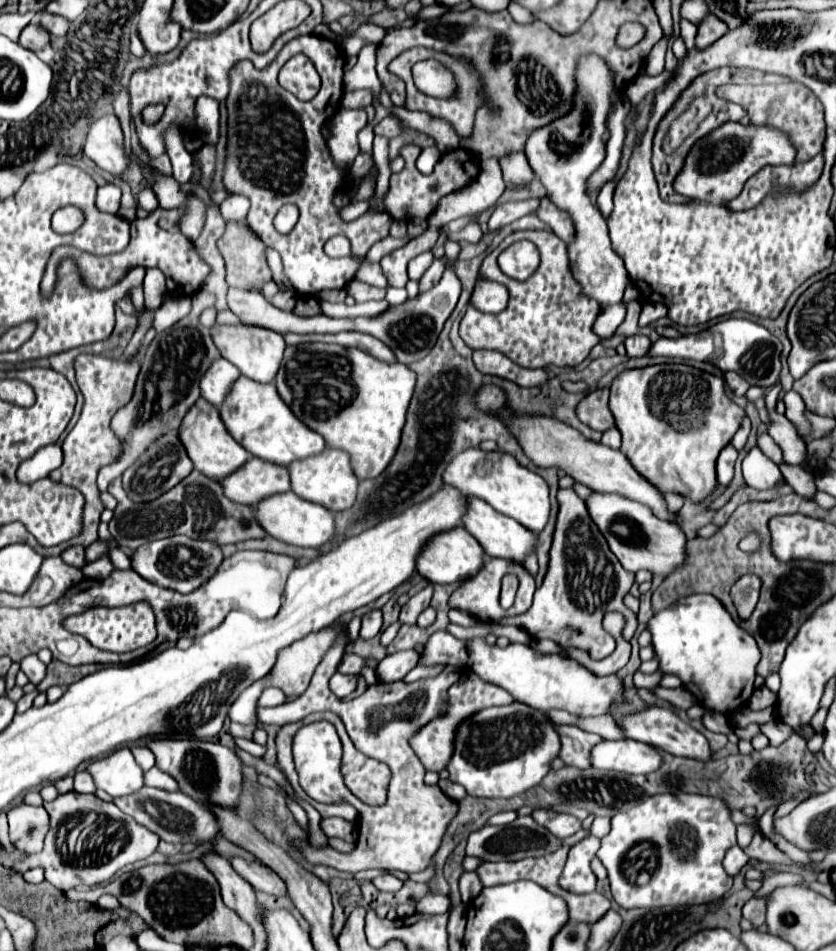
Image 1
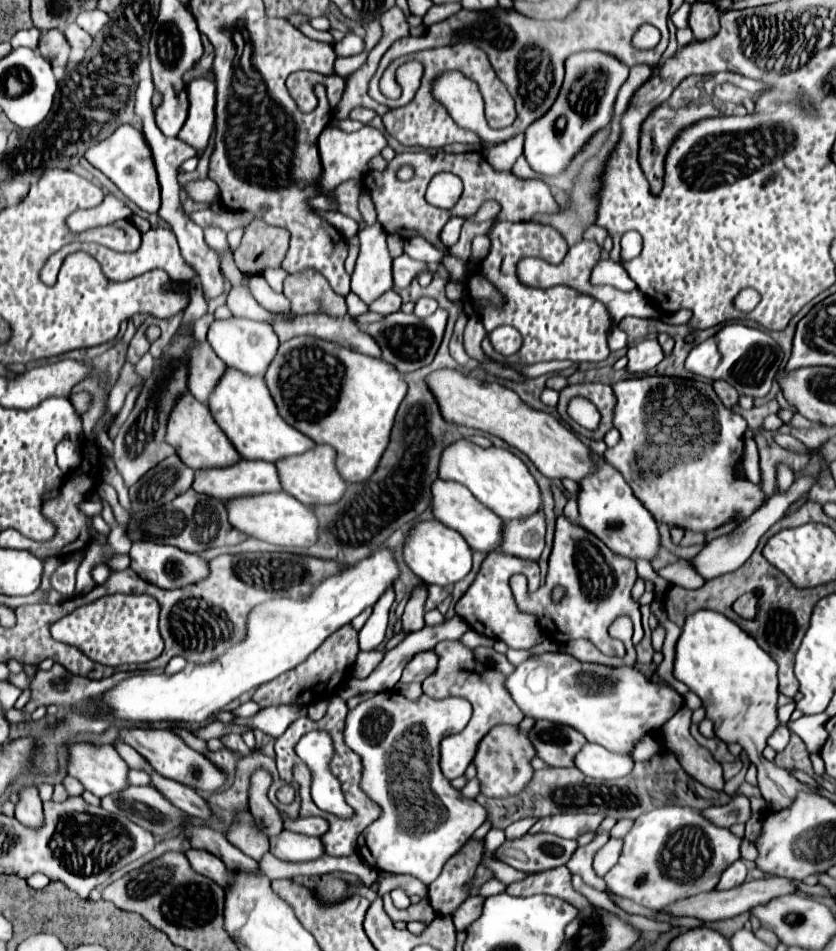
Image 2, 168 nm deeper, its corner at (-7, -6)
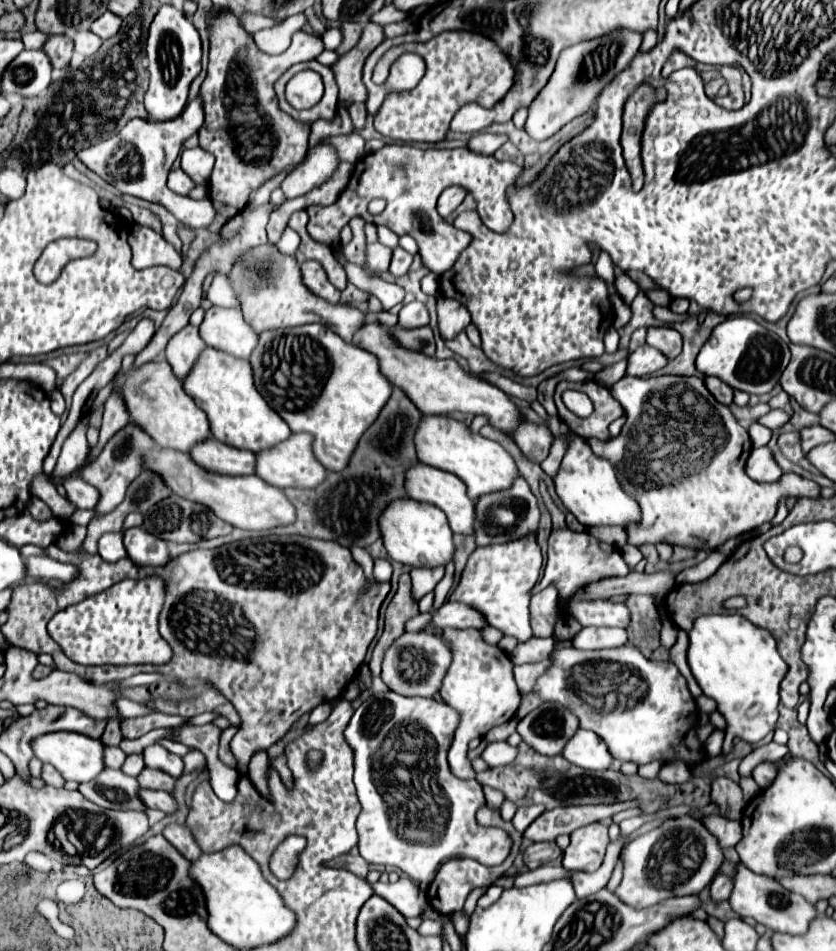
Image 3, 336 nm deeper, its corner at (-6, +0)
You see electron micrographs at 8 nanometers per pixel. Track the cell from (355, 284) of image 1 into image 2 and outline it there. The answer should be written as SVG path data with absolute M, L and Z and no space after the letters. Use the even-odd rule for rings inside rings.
M390 289L390 291L386 291L384 295L380 295L380 297L370 305L370 309L372 309L374 313L380 313L380 315L390 315L390 313L398 311L400 305L402 305L400 295L398 295L394 289Z

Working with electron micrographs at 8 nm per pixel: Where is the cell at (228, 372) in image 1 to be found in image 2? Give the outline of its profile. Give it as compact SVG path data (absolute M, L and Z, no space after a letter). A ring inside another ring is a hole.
M208 341L192 345L192 349L188 349L188 391L200 403L208 403L208 393L212 393L224 369L224 361L220 361Z

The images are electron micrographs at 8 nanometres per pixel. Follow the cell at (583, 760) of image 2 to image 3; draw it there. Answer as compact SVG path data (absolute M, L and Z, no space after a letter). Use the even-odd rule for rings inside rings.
M579 729L563 749L563 757L583 769L607 769L615 763L613 755L607 751L607 745L593 731Z

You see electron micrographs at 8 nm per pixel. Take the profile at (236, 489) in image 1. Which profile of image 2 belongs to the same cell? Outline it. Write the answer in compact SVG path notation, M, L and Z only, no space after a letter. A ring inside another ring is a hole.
M240 459L224 469L200 469L194 473L192 489L216 499L282 491L274 463Z

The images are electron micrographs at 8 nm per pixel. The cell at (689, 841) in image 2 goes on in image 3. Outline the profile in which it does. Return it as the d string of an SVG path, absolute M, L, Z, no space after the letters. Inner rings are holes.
M693 817L667 819L657 829L635 837L621 851L623 881L617 887L617 895L623 903L643 909L651 907L667 897L693 895L703 891L723 863L723 849L717 837Z

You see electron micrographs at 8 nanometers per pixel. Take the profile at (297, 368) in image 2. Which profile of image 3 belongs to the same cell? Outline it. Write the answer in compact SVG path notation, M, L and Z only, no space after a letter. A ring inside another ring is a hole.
M319 323L263 331L259 335L259 345L255 347L249 361L253 365L257 391L279 413L279 417L283 417L283 421L289 425L293 433L305 431L315 437L315 457L329 471L343 471L343 467L347 467L351 455L355 453L355 447L359 447L363 431L367 431L367 427L371 427L371 423L379 417L379 411L383 409L393 391L391 381L381 373L379 361L373 353L357 345L345 343L329 327Z

